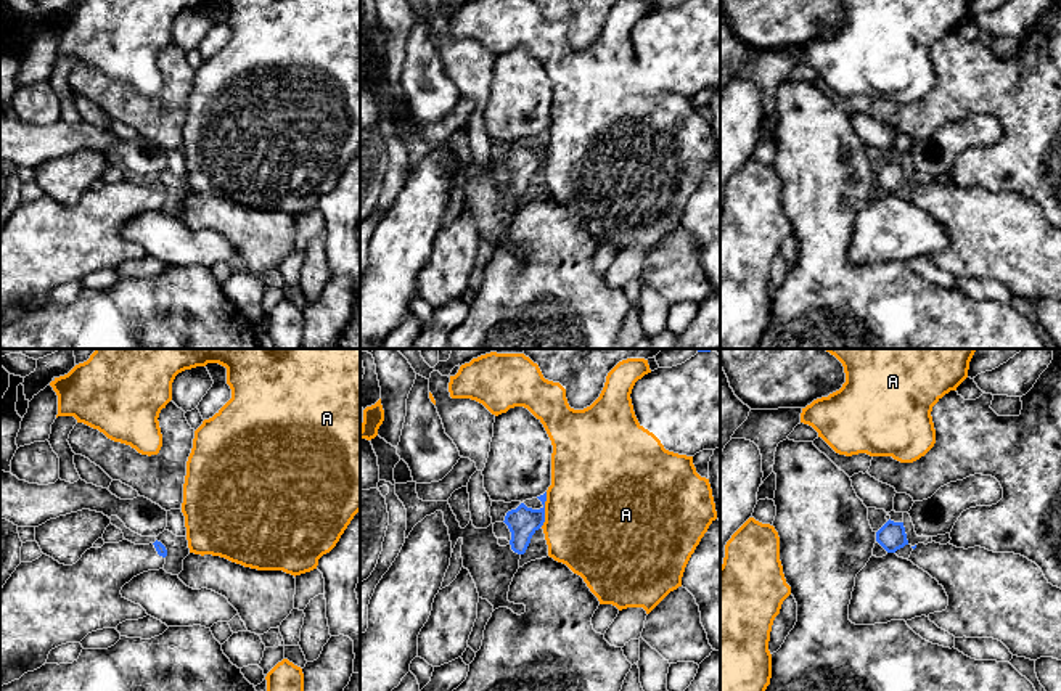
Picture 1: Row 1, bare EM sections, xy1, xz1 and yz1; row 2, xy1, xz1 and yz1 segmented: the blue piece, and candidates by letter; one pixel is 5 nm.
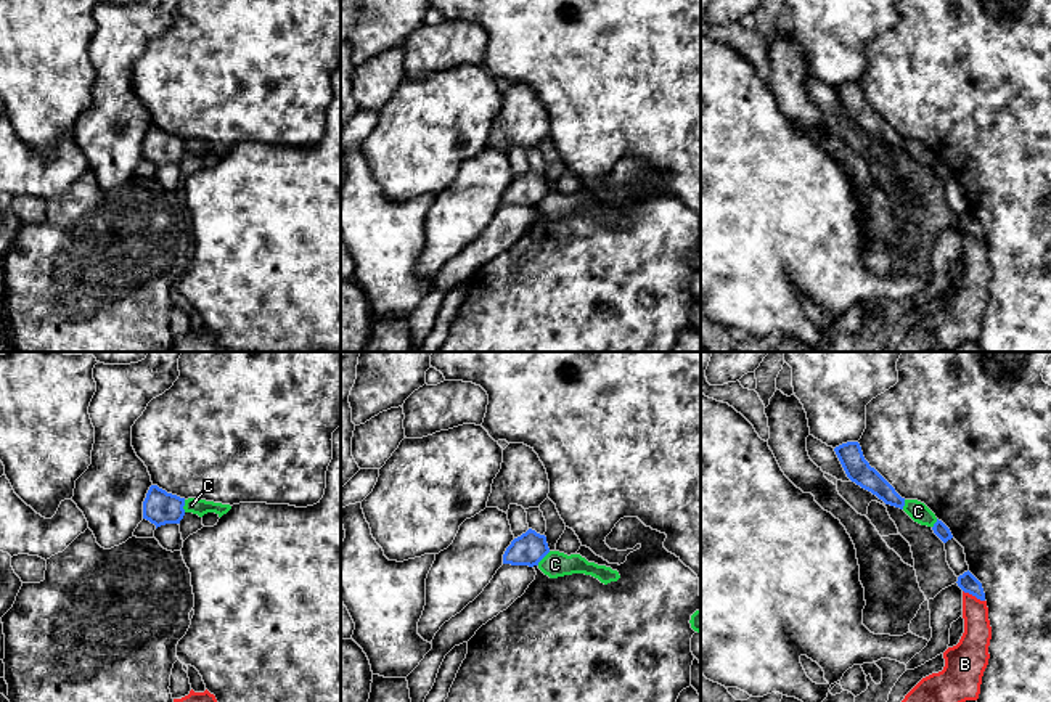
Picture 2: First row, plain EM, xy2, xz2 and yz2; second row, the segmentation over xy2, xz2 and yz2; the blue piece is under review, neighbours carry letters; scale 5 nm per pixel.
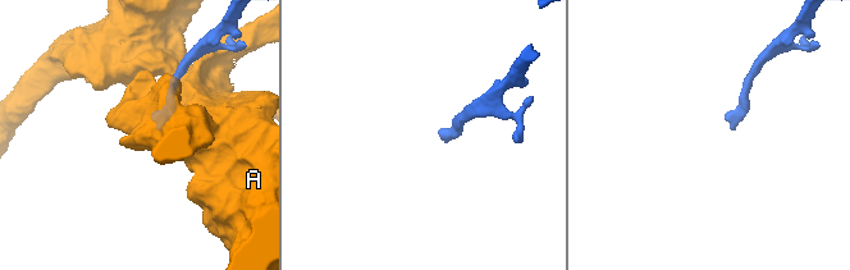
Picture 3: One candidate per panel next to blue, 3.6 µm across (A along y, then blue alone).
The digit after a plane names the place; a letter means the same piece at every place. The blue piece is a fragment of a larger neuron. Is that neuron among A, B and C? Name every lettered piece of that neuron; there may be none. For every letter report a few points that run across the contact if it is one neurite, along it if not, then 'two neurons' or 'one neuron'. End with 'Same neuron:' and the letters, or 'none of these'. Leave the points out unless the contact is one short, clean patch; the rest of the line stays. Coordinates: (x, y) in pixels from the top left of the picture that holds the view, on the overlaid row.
A: two neurons
B: two neurons
C: xz2 (550, 551), (537, 564) | two neurons
Same neuron: none of these

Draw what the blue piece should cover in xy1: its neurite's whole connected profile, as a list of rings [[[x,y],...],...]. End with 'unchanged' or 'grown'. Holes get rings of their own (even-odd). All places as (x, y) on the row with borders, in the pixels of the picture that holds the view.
[[[122,540],[92,546],[72,566],[47,554],[21,562],[0,590],[0,688],[45,665],[50,651],[61,644],[80,643],[92,632],[146,617],[146,611],[125,599],[121,590],[133,577],[162,569],[166,556],[158,540],[150,545]]]; grown

